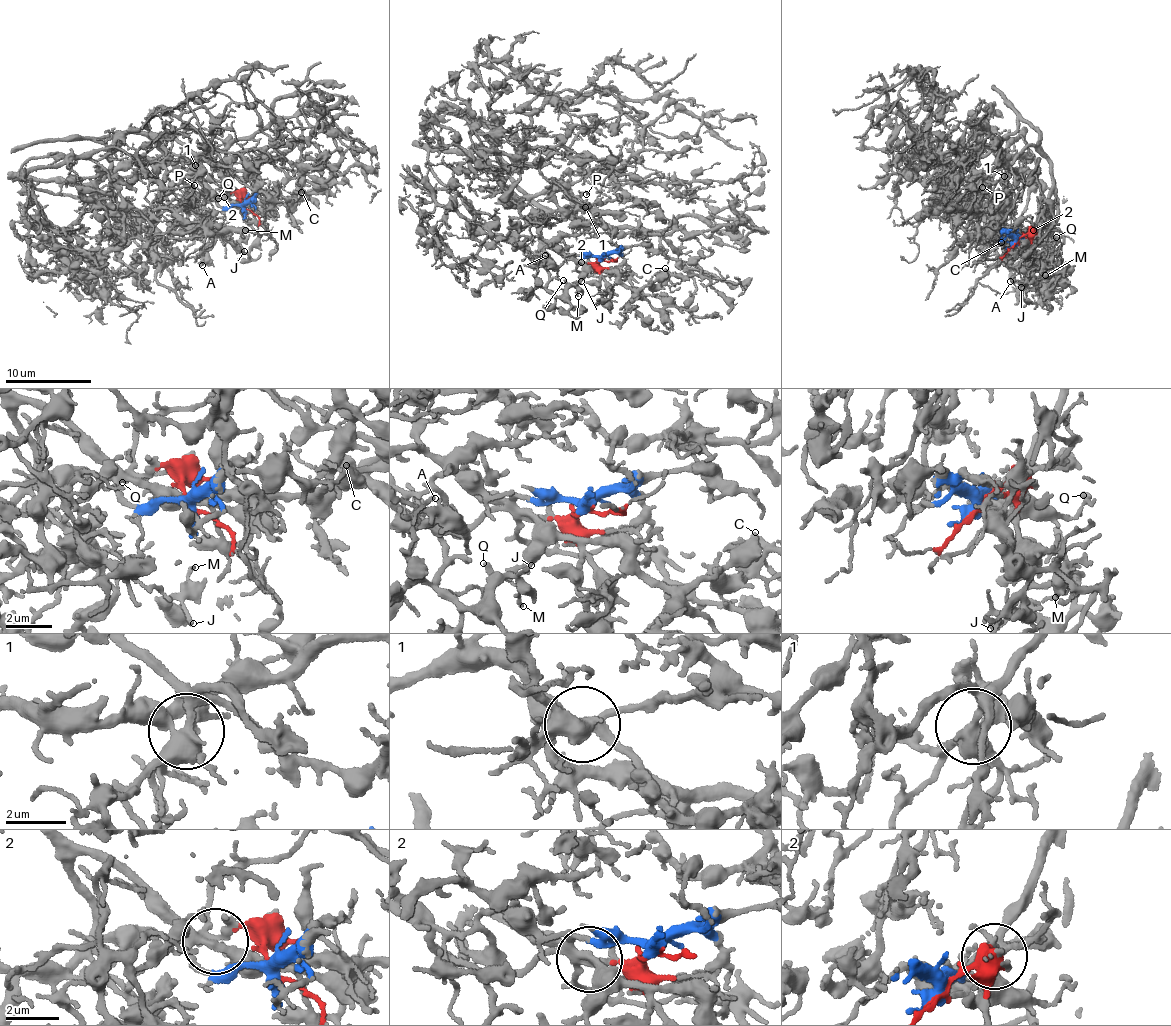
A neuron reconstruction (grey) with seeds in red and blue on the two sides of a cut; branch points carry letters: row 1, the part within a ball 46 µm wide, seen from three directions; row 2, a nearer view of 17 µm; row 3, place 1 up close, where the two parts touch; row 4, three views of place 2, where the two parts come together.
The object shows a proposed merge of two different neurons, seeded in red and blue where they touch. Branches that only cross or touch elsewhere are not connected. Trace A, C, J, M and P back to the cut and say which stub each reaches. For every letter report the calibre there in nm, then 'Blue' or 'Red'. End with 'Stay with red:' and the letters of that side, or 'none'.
A: Thickness 130 nm. Blue
C: Thickness 240 nm. Blue
J: Thickness 140 nm. Blue
M: Thickness 110 nm. Blue
P: Thickness 130 nm. Blue
Stay with red: none

